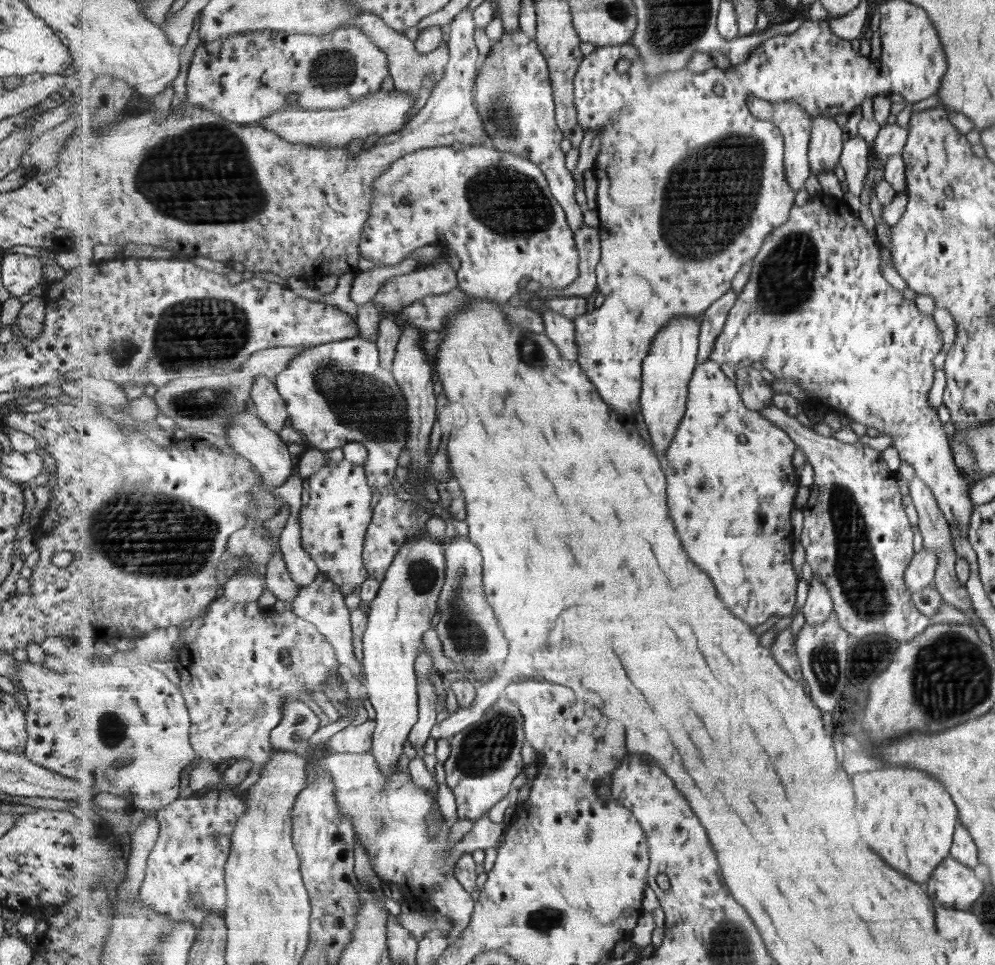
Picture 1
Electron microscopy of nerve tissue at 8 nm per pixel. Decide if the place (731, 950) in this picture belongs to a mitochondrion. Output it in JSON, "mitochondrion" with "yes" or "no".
{"mitochondrion":"yes"}

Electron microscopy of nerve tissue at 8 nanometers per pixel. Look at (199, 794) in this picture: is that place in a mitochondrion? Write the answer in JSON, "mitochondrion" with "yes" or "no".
{"mitochondrion":"no"}

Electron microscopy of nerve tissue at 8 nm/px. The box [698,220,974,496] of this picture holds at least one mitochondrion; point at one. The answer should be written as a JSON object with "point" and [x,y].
{"point":[786,277]}

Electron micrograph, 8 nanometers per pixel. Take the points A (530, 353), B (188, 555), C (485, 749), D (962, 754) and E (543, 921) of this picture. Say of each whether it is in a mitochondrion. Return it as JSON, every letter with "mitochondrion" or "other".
{"A":"mitochondrion","B":"mitochondrion","C":"mitochondrion","D":"other","E":"mitochondrion"}

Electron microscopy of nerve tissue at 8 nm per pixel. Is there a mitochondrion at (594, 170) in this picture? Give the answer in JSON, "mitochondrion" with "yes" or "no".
{"mitochondrion":"no"}

